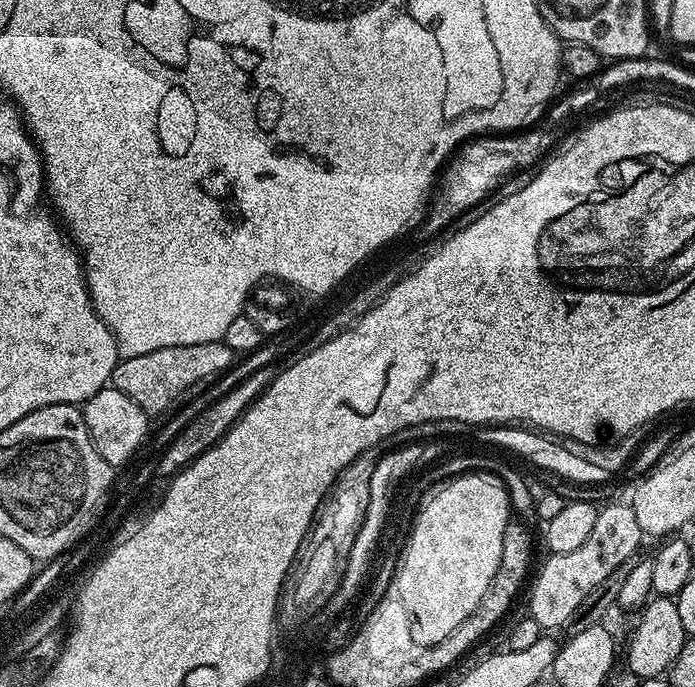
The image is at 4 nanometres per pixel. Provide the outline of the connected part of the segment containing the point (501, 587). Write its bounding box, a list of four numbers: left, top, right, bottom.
[423,522,533,671]

